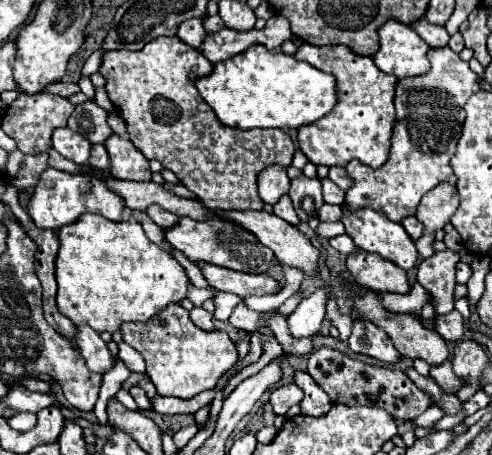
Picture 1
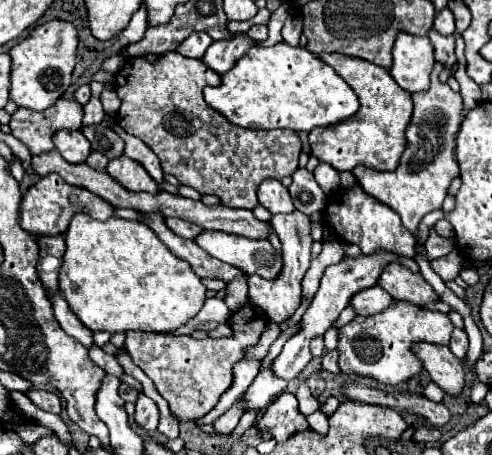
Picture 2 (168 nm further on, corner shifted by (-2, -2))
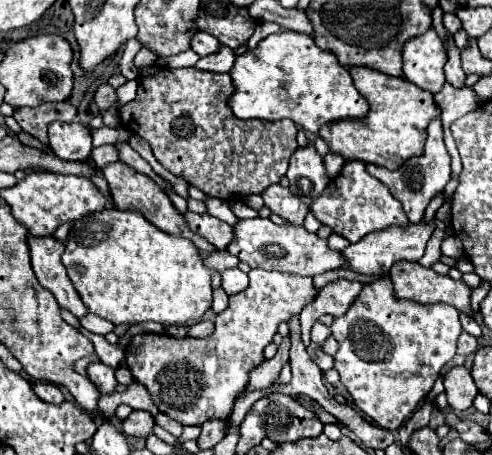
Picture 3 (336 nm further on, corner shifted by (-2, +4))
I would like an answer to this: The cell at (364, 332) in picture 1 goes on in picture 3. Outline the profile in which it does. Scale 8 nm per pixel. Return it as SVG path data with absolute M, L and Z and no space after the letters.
M384 276L366 284L350 310L334 320L332 336L340 344L334 368L356 406L378 426L396 430L426 398L440 368L456 356L460 332L454 306L402 300L394 294L390 278Z

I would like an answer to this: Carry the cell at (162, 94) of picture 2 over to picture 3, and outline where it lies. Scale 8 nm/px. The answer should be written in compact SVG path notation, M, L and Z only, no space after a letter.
M158 68L152 76L138 76L138 94L132 102L120 108L122 126L144 138L156 160L174 176L184 178L188 184L200 188L206 196L220 200L244 202L250 194L260 194L270 184L276 184L288 170L288 160L296 152L296 126L292 120L264 122L264 120L240 120L236 118L226 100L234 86L228 74L202 72L198 68Z

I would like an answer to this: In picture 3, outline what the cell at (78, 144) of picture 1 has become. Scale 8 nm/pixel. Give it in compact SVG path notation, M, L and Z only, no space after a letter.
M52 122L48 126L50 148L62 160L88 160L92 152L92 138L88 126L80 122Z

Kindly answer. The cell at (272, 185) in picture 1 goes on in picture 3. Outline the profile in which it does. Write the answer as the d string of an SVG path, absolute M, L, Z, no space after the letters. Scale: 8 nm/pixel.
M272 184L260 196L264 198L264 206L268 206L272 210L272 214L282 216L290 224L304 222L308 206L302 204L288 188L284 188L280 184Z

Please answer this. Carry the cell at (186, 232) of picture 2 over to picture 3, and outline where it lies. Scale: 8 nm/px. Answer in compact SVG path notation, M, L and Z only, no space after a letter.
M184 212L182 214L188 228L202 236L204 240L208 240L210 244L214 244L218 250L224 250L226 244L230 244L230 236L232 236L232 226L210 216L210 214L194 214L194 212Z

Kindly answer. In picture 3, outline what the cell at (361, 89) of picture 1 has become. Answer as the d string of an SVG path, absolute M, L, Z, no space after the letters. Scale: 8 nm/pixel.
M350 66L348 68L354 86L368 100L370 110L364 118L354 120L338 120L330 122L328 130L320 128L320 138L328 144L330 152L340 154L344 160L360 160L376 166L384 166L388 170L396 170L404 160L412 156L420 156L424 148L426 126L432 118L440 116L438 106L430 92L410 84L404 78L388 76L368 66Z

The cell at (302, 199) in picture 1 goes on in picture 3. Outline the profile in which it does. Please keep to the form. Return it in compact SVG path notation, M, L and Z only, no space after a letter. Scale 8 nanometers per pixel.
M312 144L294 152L286 176L290 180L290 192L304 204L312 204L330 182L322 166L322 156L318 156Z

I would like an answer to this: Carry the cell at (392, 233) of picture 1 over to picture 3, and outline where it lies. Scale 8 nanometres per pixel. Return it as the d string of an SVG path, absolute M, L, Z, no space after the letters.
M346 162L342 172L330 180L322 196L310 206L314 216L324 224L330 226L336 234L344 236L350 242L362 240L368 232L384 230L390 226L406 228L410 222L400 206L400 202L382 186L374 176L370 176L362 162Z

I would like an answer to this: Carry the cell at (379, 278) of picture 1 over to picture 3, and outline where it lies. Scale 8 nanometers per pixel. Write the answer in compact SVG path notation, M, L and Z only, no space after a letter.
M406 260L396 262L390 268L390 280L394 284L394 292L398 298L408 298L408 300L422 302L422 304L444 302L444 304L452 304L460 312L466 312L472 316L472 312L470 312L470 288L462 280L452 280L450 276L440 276L432 268L424 268L418 262L406 262Z

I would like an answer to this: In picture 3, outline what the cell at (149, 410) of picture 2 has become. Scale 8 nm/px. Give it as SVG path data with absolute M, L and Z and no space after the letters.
M132 410L132 414L122 422L122 430L124 434L130 434L130 436L150 436L152 430L154 430L156 422L154 422L154 416L146 410Z

